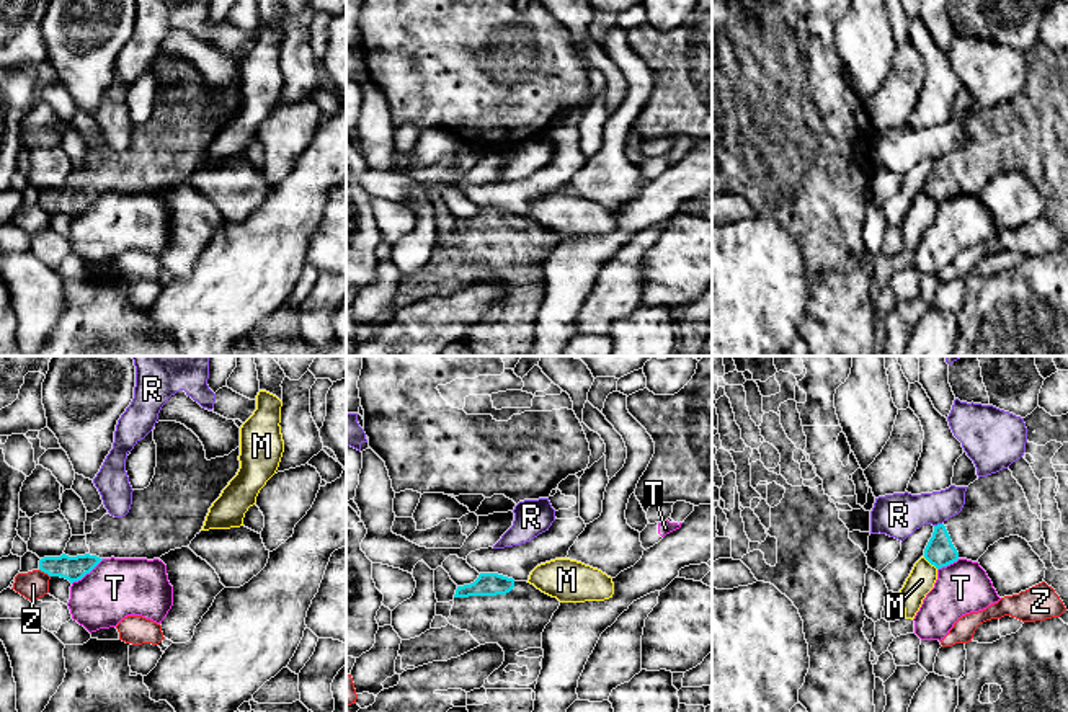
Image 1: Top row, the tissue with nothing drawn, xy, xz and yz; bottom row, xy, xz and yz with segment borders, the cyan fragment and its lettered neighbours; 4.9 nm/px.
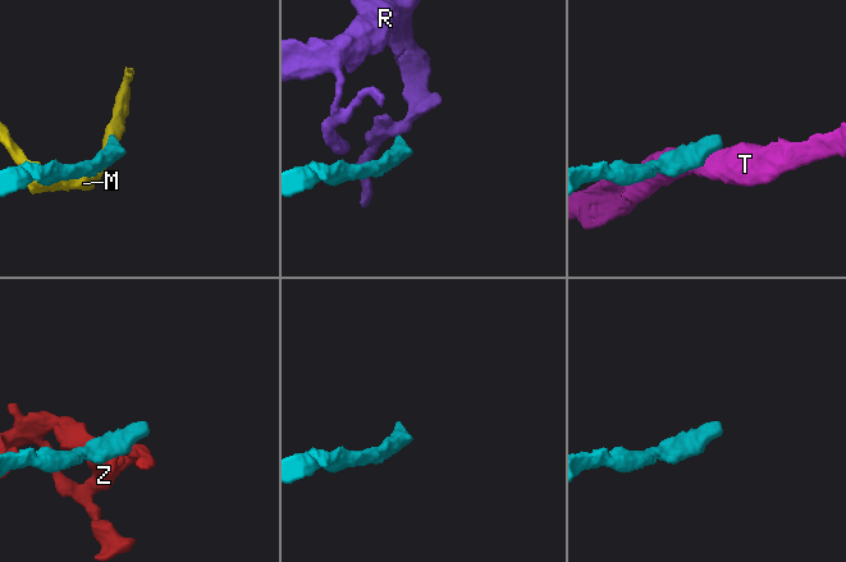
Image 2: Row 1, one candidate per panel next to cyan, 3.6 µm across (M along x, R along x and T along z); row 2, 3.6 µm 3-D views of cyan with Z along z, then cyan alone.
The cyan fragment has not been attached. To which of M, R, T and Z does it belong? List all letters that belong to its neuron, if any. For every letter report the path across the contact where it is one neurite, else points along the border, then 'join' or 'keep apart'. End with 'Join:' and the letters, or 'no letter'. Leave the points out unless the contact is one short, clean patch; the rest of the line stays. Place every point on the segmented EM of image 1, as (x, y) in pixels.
M: keep apart
R: along yz (941, 523), (934, 526) | keep apart
T: along xy (103, 559), (72, 583) | keep apart
Z: along xy (40, 569), (49, 577) | keep apart
Join: no letter

